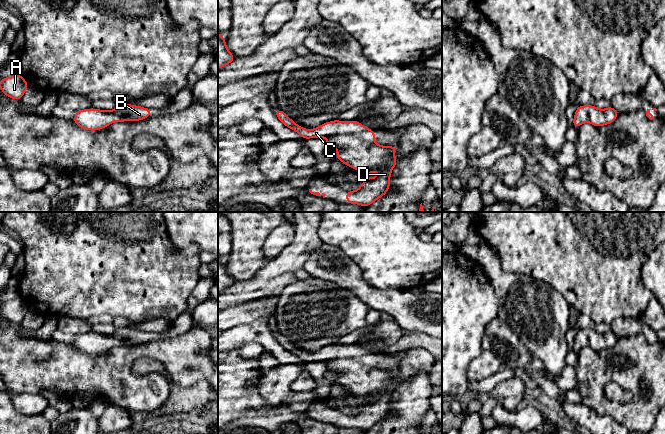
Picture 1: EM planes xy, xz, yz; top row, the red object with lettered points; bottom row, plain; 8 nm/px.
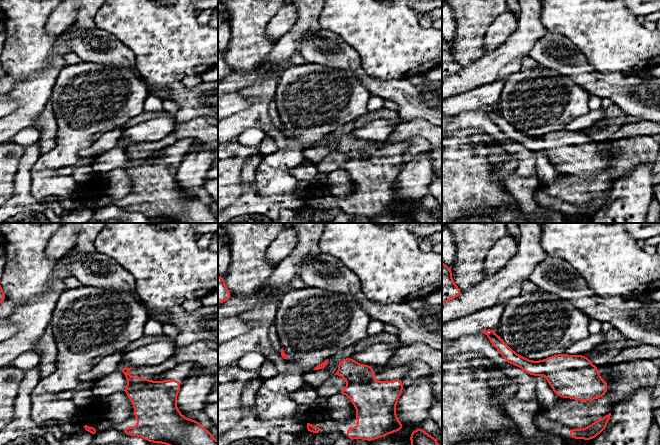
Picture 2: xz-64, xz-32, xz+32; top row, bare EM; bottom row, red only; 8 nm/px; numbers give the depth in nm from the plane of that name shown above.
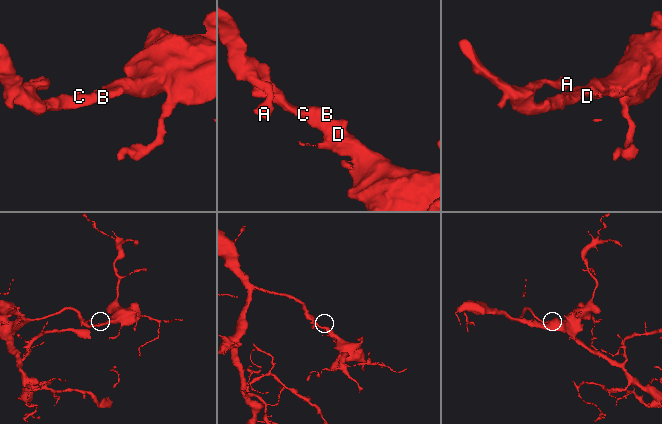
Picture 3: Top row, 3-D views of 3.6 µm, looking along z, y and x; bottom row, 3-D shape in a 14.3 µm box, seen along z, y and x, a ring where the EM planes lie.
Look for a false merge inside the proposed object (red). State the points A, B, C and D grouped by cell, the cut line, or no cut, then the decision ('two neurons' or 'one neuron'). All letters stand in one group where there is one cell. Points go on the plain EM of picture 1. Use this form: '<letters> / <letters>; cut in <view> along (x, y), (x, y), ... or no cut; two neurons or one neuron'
A B C D; no cut; one neuron

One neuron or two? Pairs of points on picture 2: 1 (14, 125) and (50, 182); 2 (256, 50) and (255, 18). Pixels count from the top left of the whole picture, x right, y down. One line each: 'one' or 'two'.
1: two
2: one

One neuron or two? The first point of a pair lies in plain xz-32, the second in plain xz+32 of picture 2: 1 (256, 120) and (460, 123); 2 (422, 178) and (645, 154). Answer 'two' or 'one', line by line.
1: one
2: two

